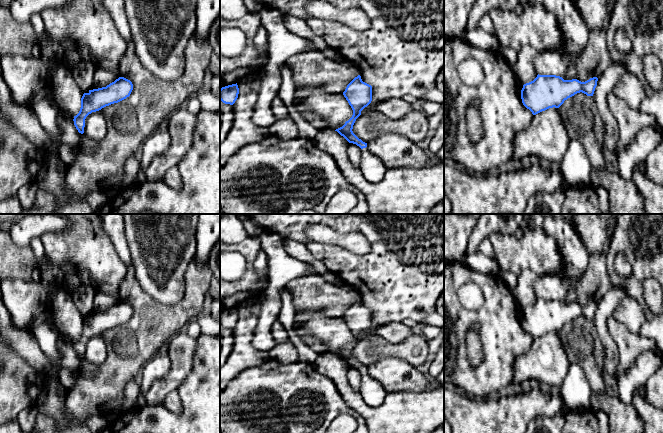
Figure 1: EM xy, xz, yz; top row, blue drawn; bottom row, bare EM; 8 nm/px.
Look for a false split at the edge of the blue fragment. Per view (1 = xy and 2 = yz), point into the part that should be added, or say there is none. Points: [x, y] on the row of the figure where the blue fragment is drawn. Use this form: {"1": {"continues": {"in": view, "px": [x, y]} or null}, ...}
{"1": {"continues": null}, "2": {"continues": null}}

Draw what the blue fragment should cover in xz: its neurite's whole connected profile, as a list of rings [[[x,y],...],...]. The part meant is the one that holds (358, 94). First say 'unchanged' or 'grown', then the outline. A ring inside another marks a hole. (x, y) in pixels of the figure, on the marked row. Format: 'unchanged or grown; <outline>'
grown; [[[358,75],[347,85],[343,95],[351,106],[353,115],[342,127],[335,131],[349,143],[356,144],[362,149],[359,169],[369,182],[379,183],[385,176],[386,167],[379,158],[367,150],[367,143],[359,139],[352,131],[356,119],[361,115],[361,111],[372,101],[372,86],[363,82],[361,76]]]

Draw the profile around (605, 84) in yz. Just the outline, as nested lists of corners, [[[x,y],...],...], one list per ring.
[[[612,63],[610,67],[598,77],[597,86],[593,94],[594,102],[604,124],[603,148],[609,152],[613,152],[616,149],[619,131],[618,122],[614,118],[607,104],[607,95],[612,92],[616,82],[625,73],[627,73],[627,70],[622,65]]]

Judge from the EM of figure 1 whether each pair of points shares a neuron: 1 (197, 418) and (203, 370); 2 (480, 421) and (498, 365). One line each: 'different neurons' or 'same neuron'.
1: same neuron
2: different neurons

